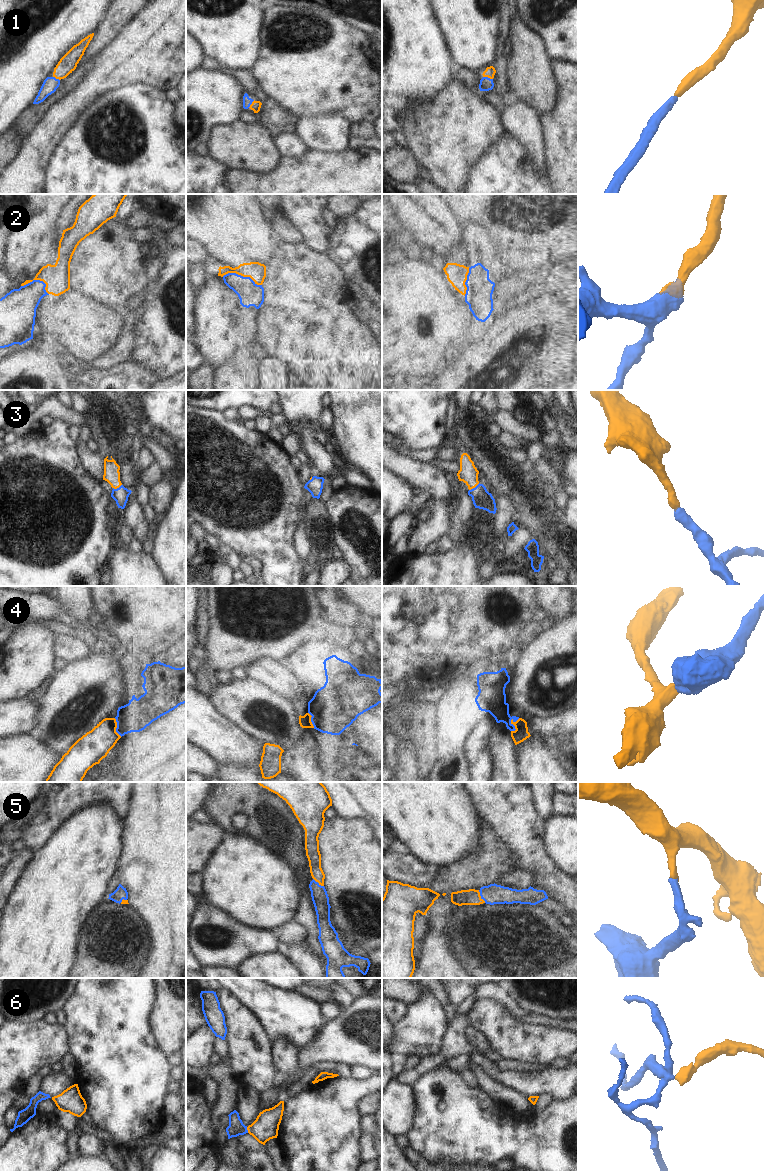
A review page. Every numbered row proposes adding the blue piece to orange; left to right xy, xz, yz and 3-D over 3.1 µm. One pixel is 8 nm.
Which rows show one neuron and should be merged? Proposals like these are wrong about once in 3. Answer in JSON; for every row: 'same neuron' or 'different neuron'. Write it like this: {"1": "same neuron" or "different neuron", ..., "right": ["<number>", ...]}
{"1": "same neuron", "2": "same neuron", "3": "same neuron", "4": "different neuron", "5": "same neuron", "6": "same neuron", "right": ["1", "2", "3", "5", "6"]}

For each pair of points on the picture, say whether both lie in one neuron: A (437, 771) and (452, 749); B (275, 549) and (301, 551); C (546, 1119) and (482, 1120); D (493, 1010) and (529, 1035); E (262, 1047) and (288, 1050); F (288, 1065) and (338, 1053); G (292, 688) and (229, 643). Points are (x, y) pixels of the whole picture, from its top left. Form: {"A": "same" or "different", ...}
{"A": "same", "B": "different", "C": "same", "D": "same", "E": "different", "F": "different", "G": "different"}

